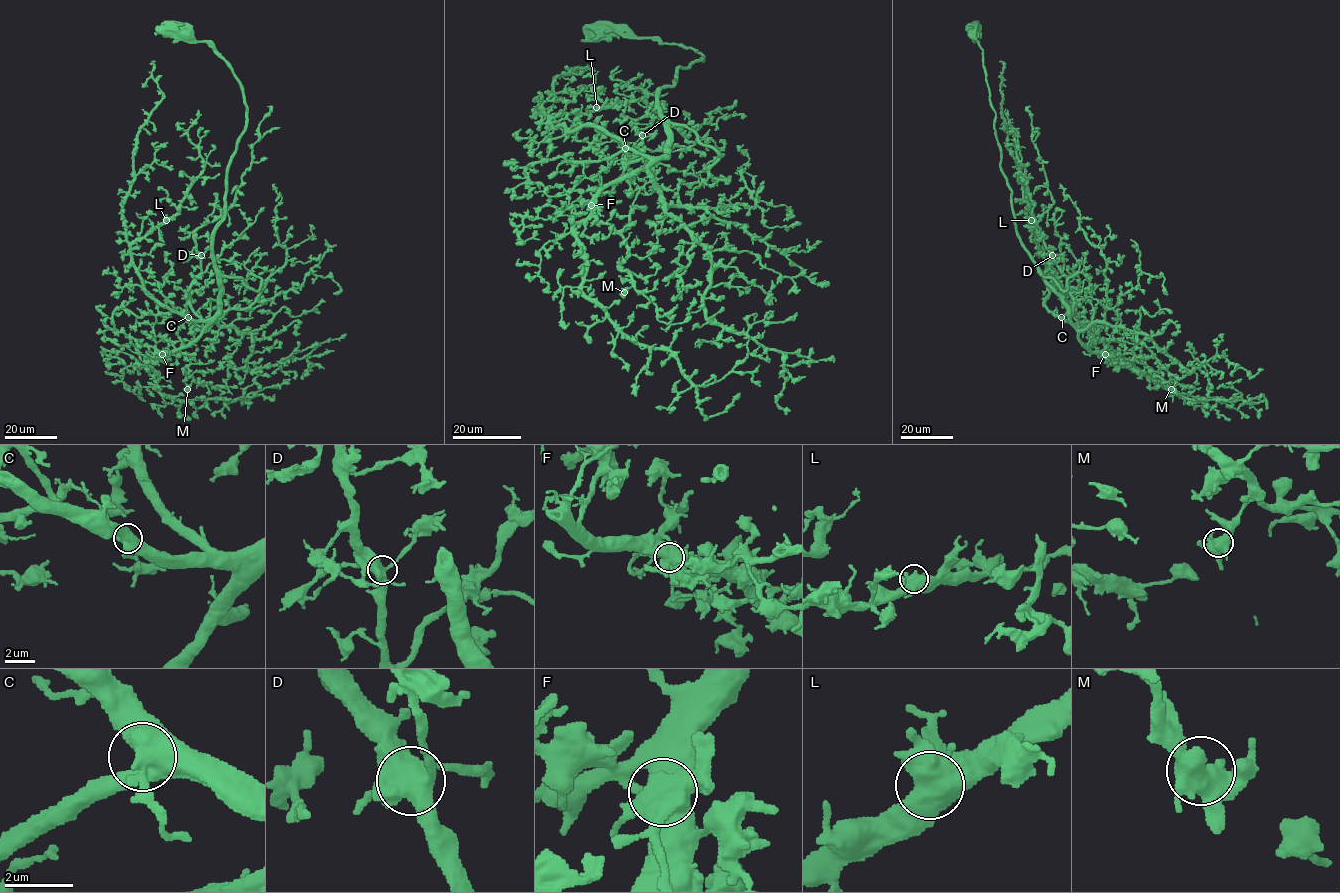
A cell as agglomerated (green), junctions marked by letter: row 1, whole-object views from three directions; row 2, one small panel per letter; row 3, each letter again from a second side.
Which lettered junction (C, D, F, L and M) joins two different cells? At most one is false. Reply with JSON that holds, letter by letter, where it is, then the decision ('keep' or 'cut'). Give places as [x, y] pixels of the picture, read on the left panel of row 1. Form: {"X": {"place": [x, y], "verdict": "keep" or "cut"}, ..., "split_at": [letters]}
{"C": {"place": [188, 317], "verdict": "keep"}, "D": {"place": [201, 255], "verdict": "keep"}, "F": {"place": [162, 354], "verdict": "cut"}, "L": {"place": [166, 220], "verdict": "keep"}, "M": {"place": [187, 389], "verdict": "keep"}, "split_at": ["F"]}

